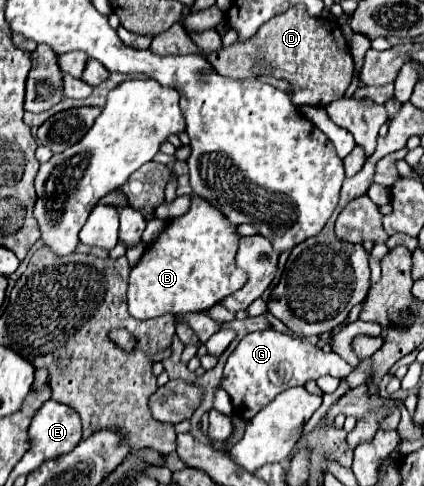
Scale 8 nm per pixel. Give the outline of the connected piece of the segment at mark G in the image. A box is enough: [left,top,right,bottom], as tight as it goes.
[222,329,352,419]

